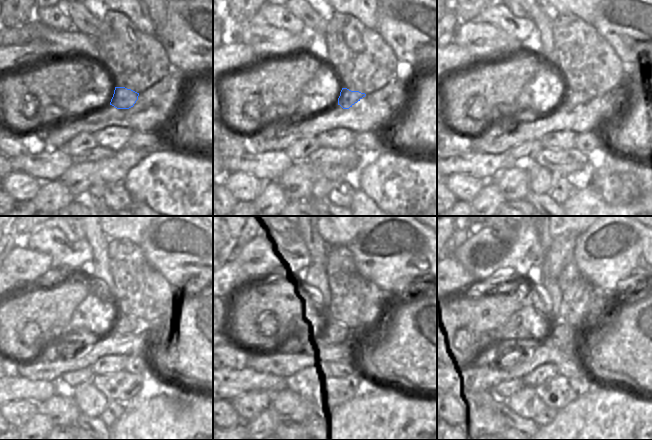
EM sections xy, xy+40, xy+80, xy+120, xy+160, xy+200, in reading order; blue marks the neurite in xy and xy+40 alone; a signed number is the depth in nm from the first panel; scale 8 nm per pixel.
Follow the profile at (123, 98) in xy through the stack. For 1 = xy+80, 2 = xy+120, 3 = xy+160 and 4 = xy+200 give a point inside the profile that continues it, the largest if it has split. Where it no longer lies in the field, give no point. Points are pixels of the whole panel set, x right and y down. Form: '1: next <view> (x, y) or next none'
1: next xy+80 (572, 99)
2: next xy+120 (128, 325)
3: next xy+160 (333, 332)
4: next xy+200 (561, 335)

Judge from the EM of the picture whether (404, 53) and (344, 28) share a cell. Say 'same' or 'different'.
different

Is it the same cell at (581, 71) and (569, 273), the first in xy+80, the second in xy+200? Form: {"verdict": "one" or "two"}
{"verdict": "one"}

